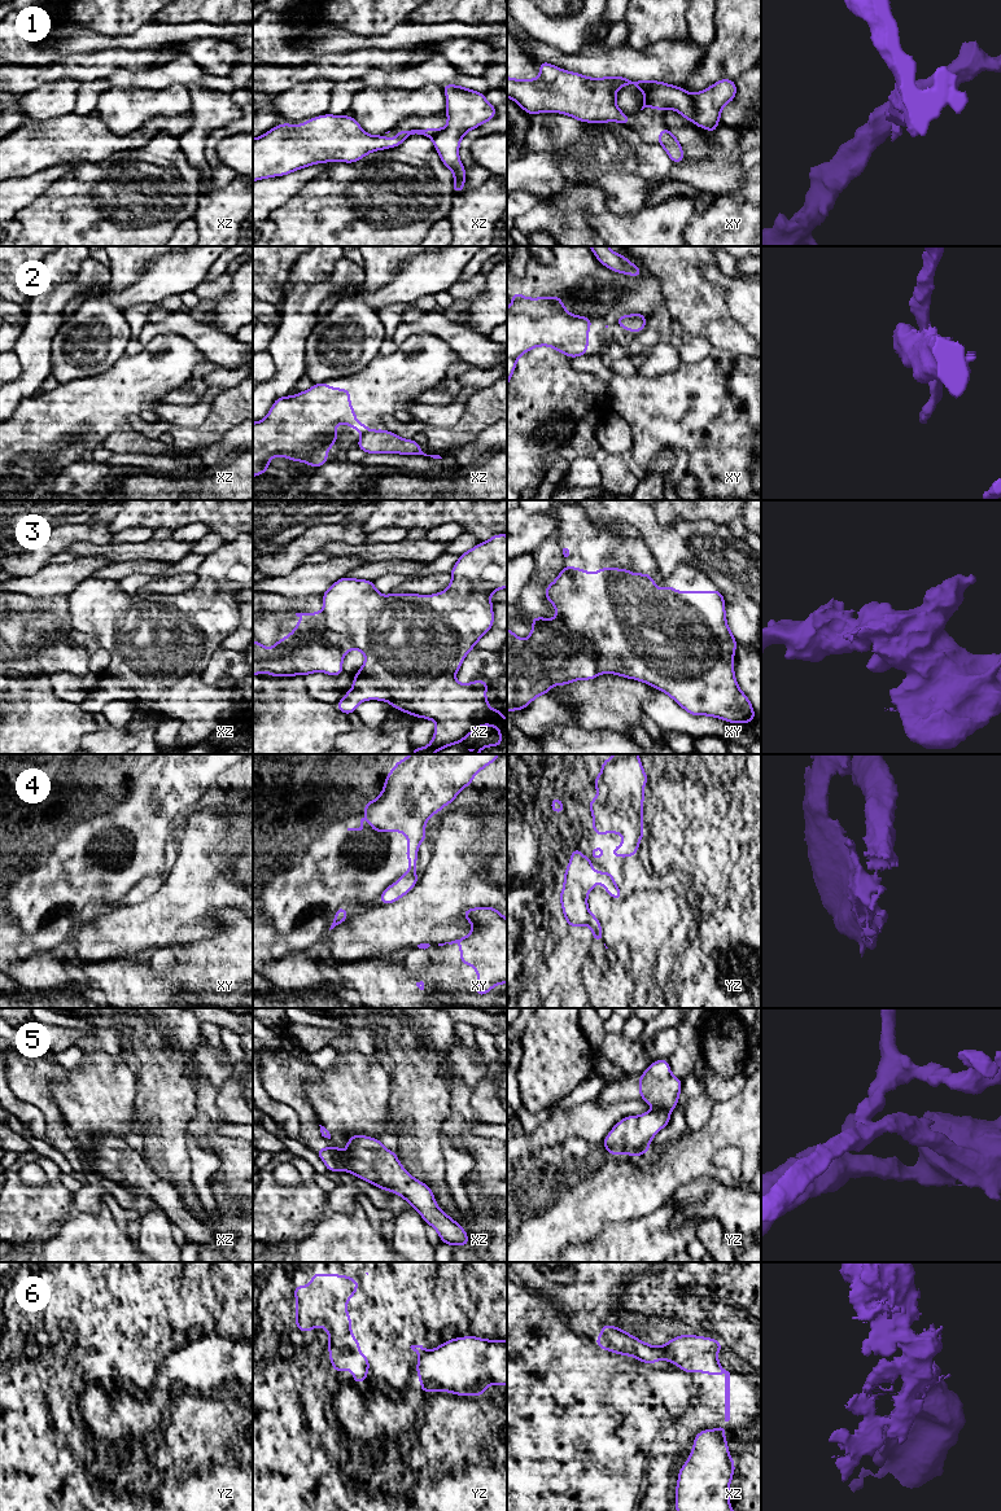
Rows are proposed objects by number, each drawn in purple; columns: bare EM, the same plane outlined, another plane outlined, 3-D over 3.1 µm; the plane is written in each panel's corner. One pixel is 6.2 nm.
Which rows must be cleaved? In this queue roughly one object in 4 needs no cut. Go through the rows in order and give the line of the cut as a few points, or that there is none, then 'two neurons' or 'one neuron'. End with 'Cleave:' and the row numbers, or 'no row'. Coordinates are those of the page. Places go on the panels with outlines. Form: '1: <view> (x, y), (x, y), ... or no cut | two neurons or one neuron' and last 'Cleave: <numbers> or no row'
1: xy (687, 93), (695, 112), (694, 121), (703, 126) | two neurons
2: xz (368, 430), (363, 434) | two neurons
3: xy (558, 617), (569, 629), (581, 634), (591, 645), (598, 673) | two neurons
4: xy (414, 874), (402, 876) | two neurons
5: xz (332, 1150), (339, 1170) | two neurons
6: yz (425, 1350), (420, 1356) | two neurons
Cleave: 1, 2, 3, 4, 5, 6

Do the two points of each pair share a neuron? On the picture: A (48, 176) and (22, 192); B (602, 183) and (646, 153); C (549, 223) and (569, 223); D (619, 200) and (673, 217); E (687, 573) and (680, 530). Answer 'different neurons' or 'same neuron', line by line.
A: same neuron
B: same neuron
C: same neuron
D: different neurons
E: different neurons

